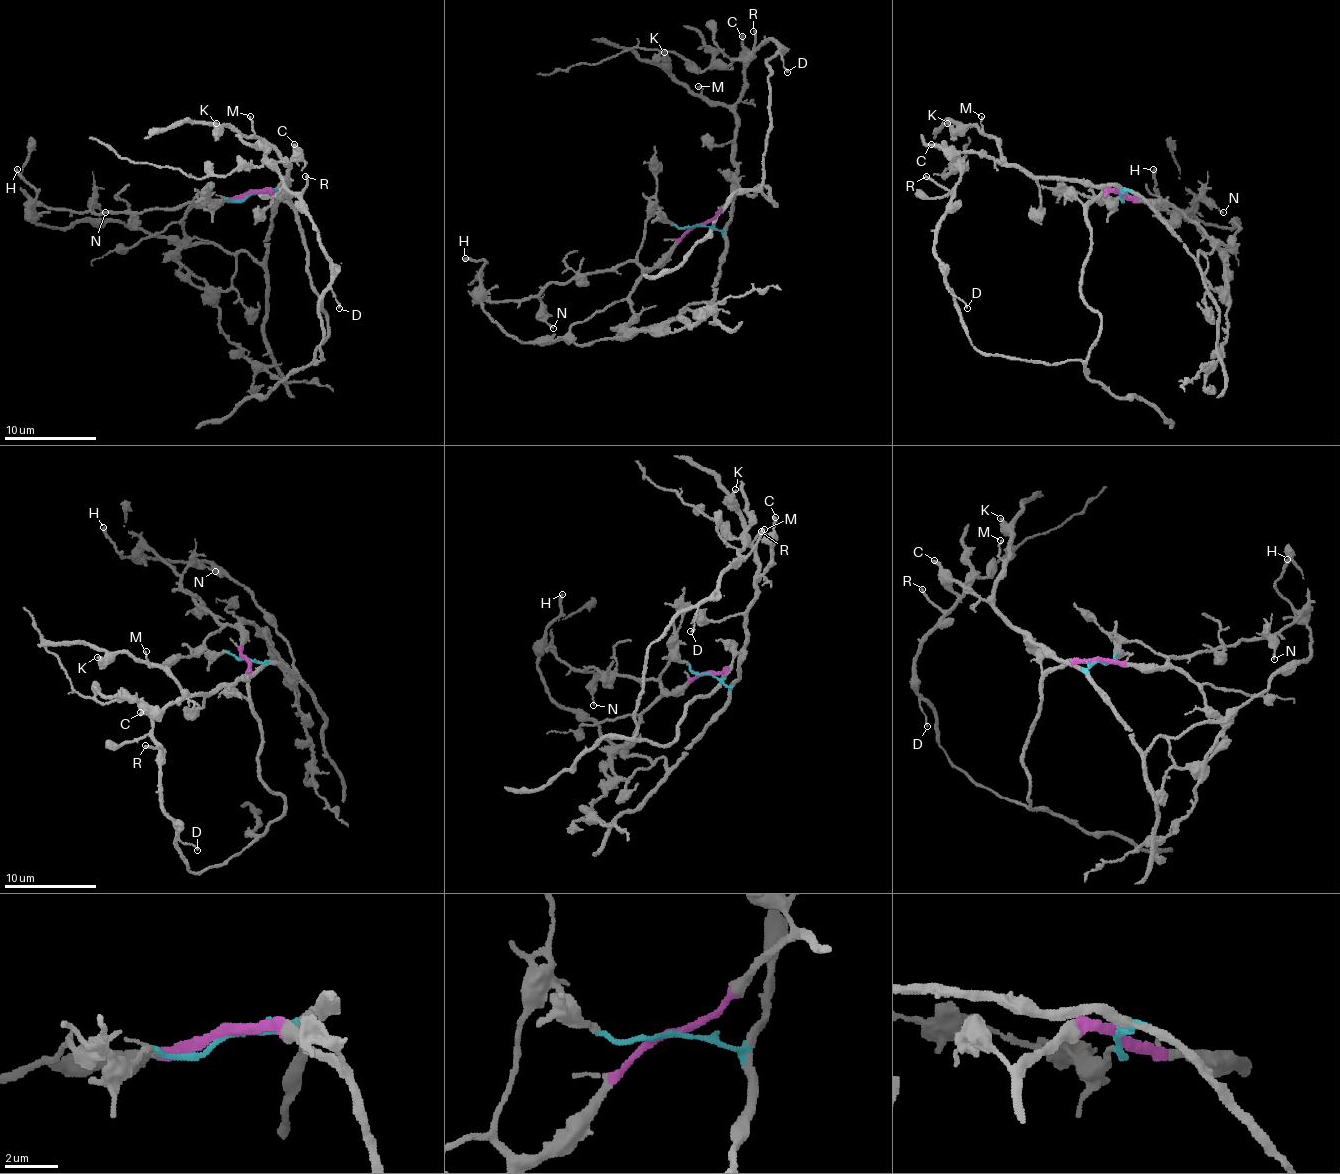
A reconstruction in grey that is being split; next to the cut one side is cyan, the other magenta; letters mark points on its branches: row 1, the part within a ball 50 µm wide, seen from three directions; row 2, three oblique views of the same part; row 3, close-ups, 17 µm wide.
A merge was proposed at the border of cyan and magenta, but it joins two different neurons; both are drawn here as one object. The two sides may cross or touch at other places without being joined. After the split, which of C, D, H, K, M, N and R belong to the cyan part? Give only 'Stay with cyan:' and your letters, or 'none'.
Stay with cyan: C, H, K, M

